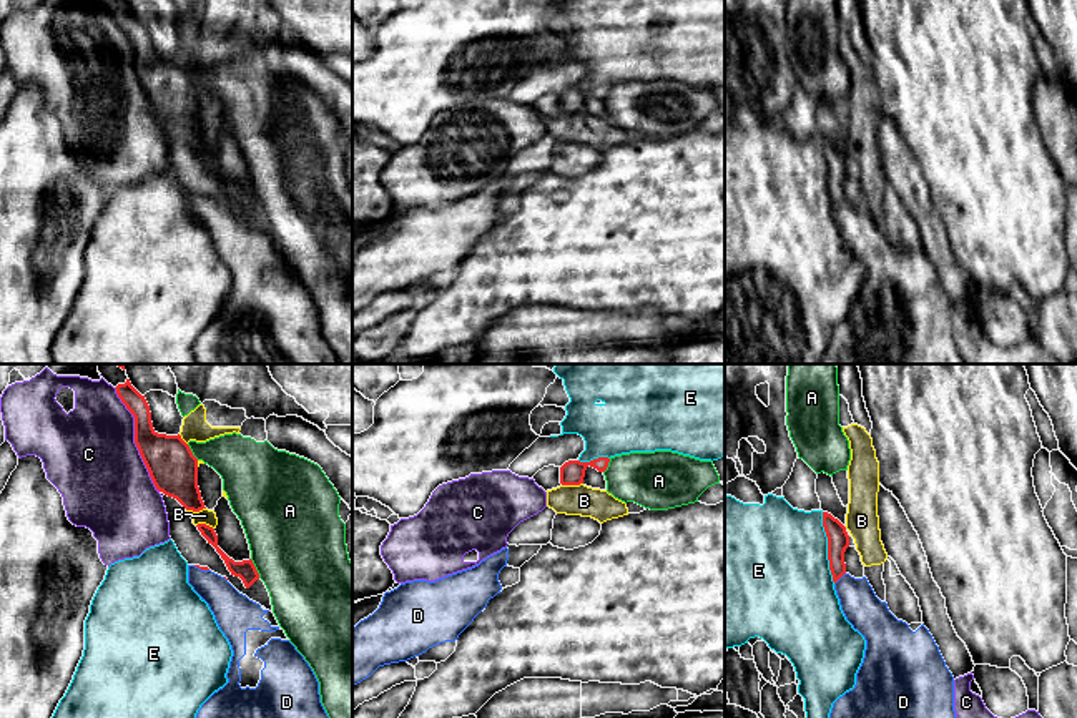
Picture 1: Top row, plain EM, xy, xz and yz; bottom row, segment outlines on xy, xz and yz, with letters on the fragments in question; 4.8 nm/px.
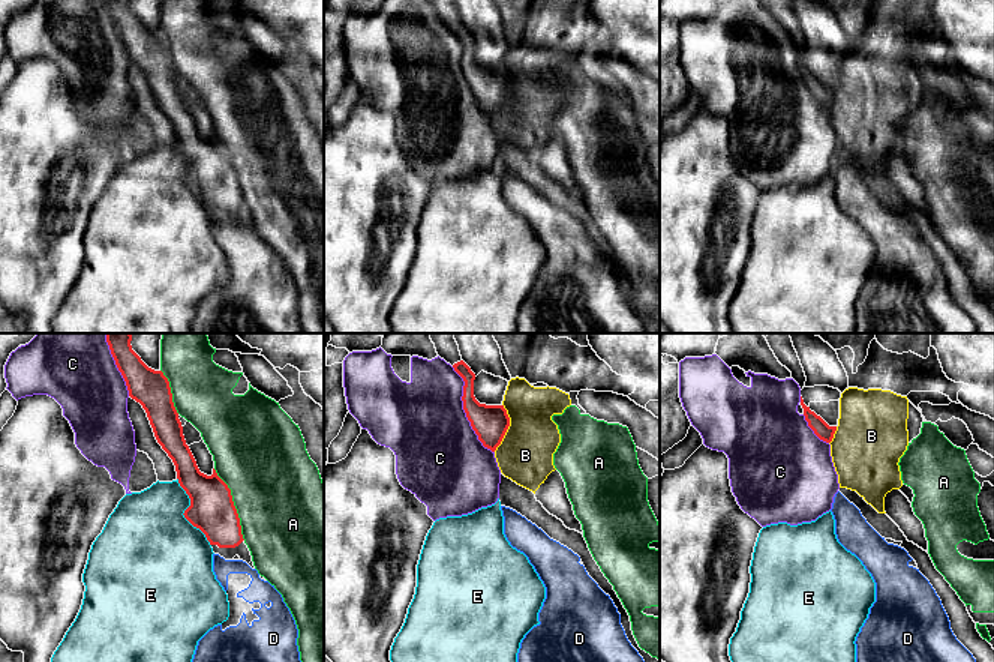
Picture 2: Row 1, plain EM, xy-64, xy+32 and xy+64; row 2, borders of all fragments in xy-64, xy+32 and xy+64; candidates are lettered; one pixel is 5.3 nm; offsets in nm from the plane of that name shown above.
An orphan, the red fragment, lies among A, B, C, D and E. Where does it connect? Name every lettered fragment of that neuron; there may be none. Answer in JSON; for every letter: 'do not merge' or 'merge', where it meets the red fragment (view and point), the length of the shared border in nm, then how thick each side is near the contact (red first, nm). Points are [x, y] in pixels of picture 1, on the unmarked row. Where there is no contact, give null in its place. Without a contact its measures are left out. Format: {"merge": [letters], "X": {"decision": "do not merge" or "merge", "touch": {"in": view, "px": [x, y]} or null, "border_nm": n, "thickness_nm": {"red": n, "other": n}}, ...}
{"merge": ["B"], "A": {"decision": "do not merge", "touch": {"in": "xy", "px": [255, 196]}, "border_nm": 110, "thickness_nm": {"red": 90, "other": 460}}, "B": {"decision": "merge", "touch": {"in": "xz", "px": [572, 112]}, "border_nm": 110, "thickness_nm": {"red": 120, "other": 150}}, "C": {"decision": "do not merge", "touch": {"in": "xy", "px": [135, 67]}, "border_nm": 550, "thickness_nm": {"red": 240, "other": 460}}, "D": {"decision": "do not merge", "touch": {"in": "yz", "px": [840, 205]}, "border_nm": 80, "thickness_nm": {"red": 110, "other": 190}}, "E": {"decision": "do not merge", "touch": {"in": "yz", "px": [828, 175]}, "border_nm": 360, "thickness_nm": {"red": 110, "other": 480}}}

